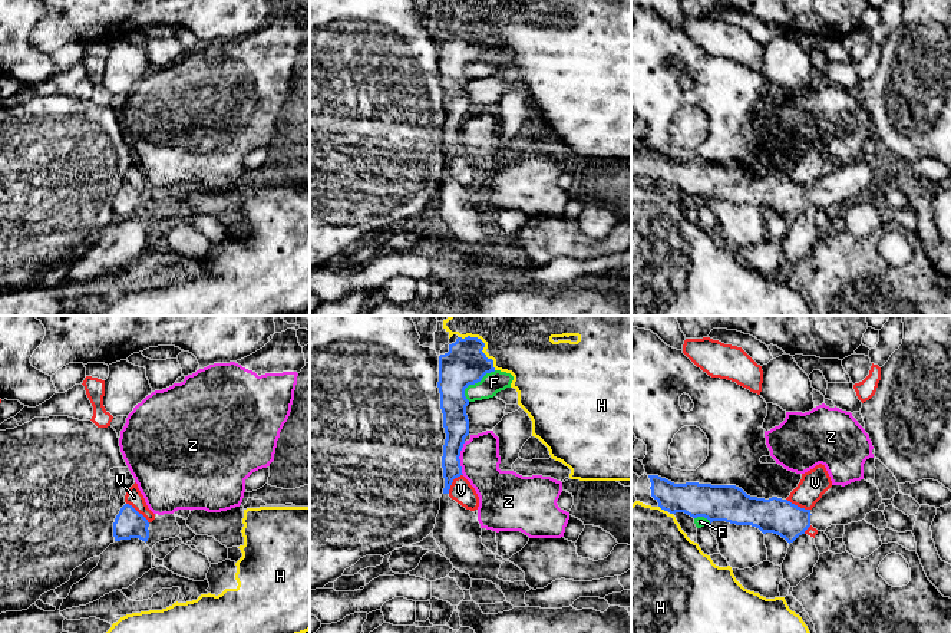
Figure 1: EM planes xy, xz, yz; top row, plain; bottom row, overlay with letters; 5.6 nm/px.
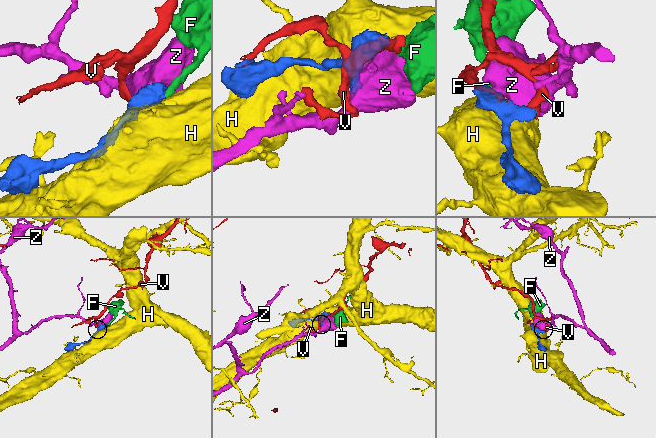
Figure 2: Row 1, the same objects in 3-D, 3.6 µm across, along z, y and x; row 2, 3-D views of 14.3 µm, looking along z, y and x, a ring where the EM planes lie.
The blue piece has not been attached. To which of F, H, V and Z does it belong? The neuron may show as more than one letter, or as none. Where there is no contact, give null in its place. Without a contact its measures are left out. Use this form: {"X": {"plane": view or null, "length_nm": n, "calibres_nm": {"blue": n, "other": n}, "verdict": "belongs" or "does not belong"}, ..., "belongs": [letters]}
{"F": {"plane": "xz", "length_nm": 240, "calibres_nm": {"blue": 240, "other": 120}, "verdict": "does not belong"}, "H": {"plane": "xz", "length_nm": 280, "calibres_nm": {"blue": 240, "other": 460}, "verdict": "does not belong"}, "V": {"plane": "xy", "length_nm": 170, "calibres_nm": {"blue": 160, "other": 90}, "verdict": "does not belong"}, "Z": {"plane": "xz", "length_nm": 180, "calibres_nm": {"blue": 140, "other": 220}, "verdict": "does not belong"}, "belongs": []}

